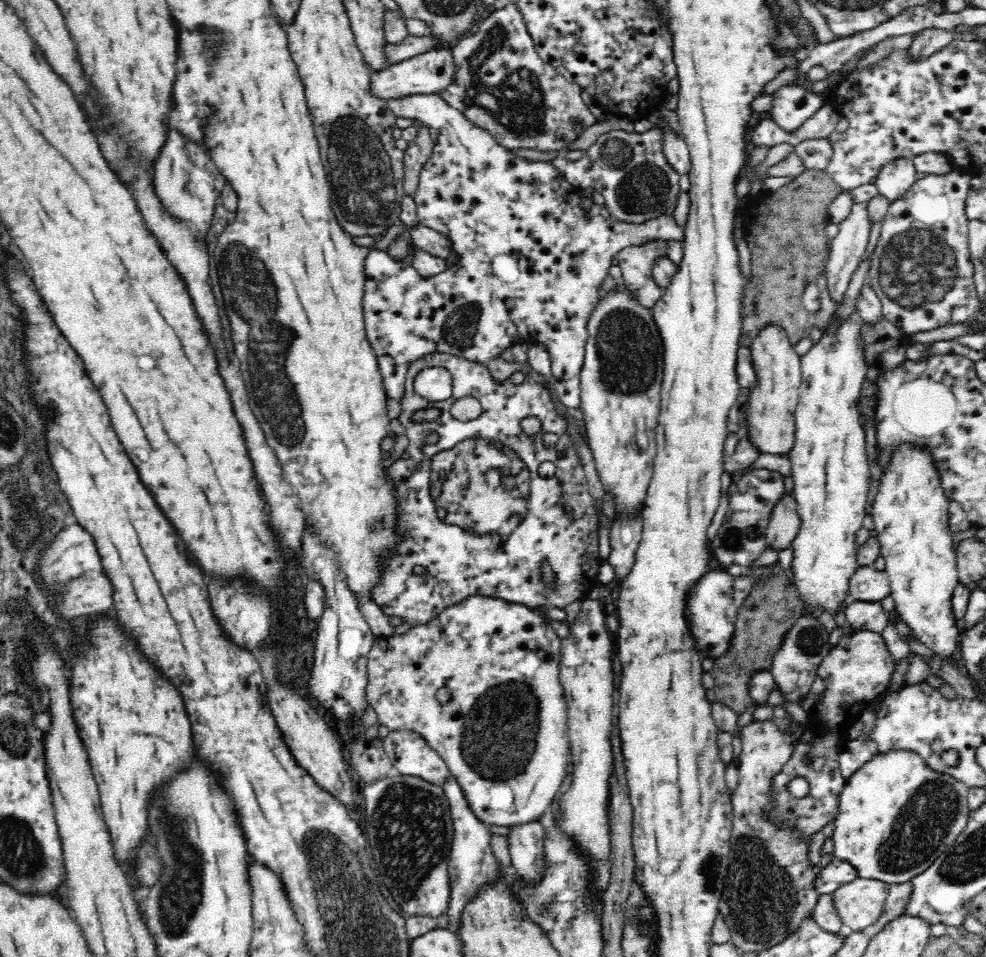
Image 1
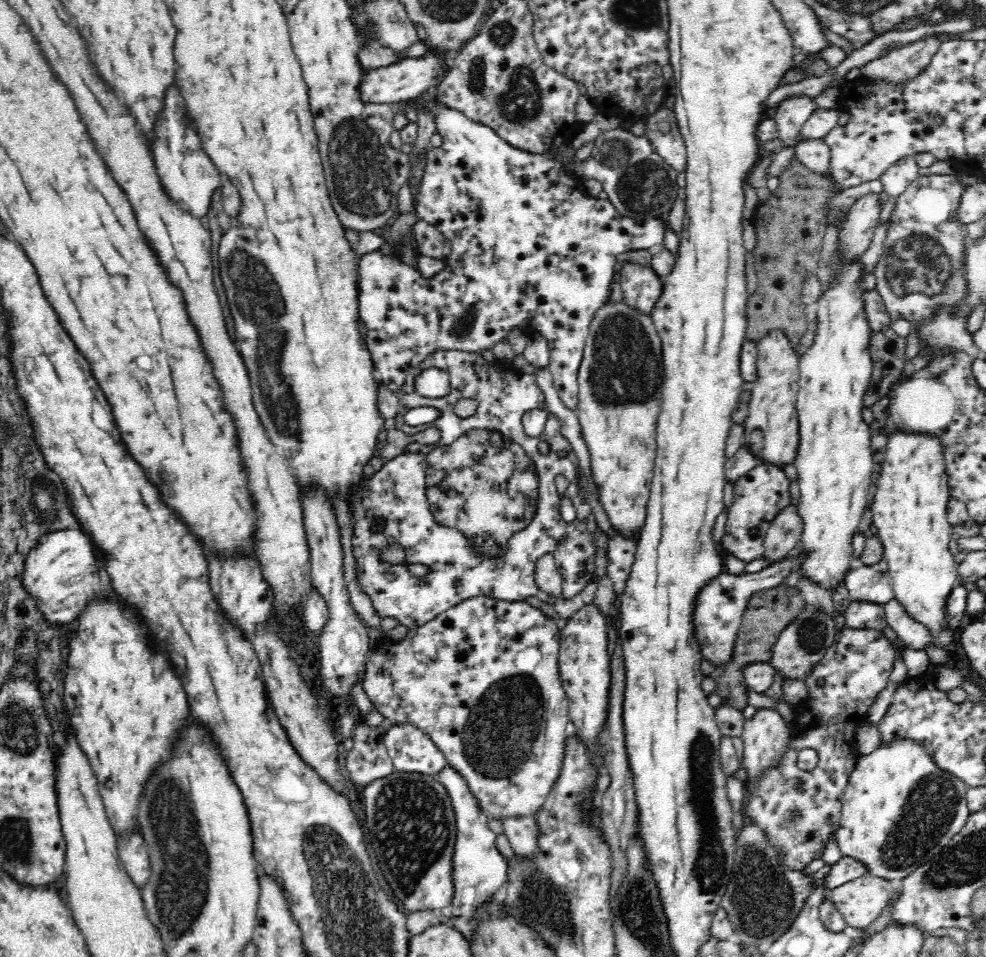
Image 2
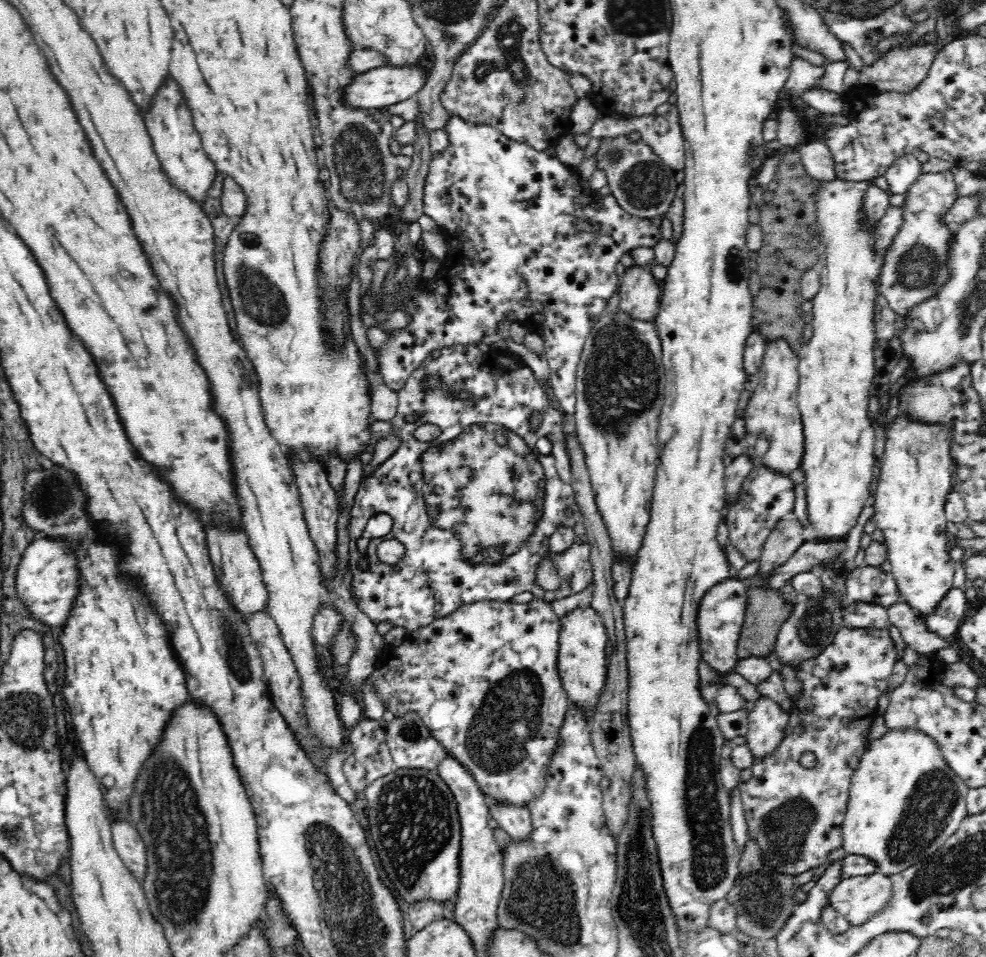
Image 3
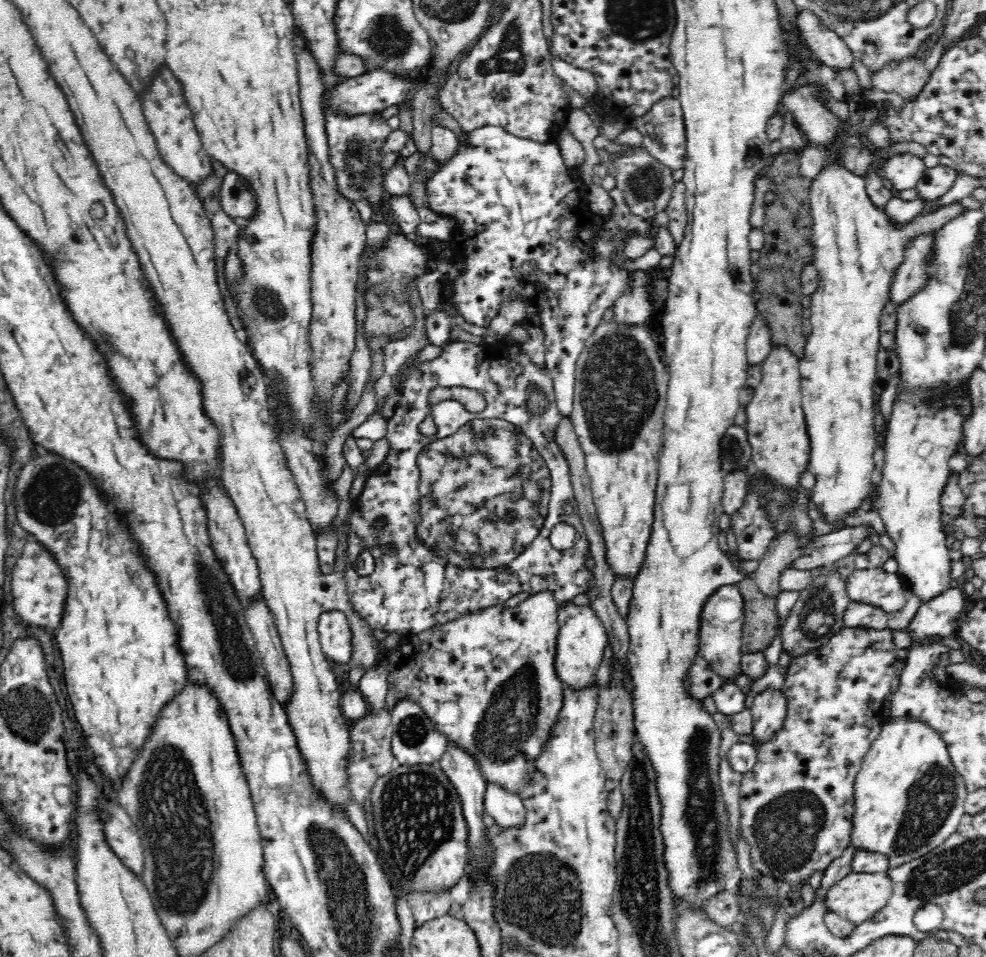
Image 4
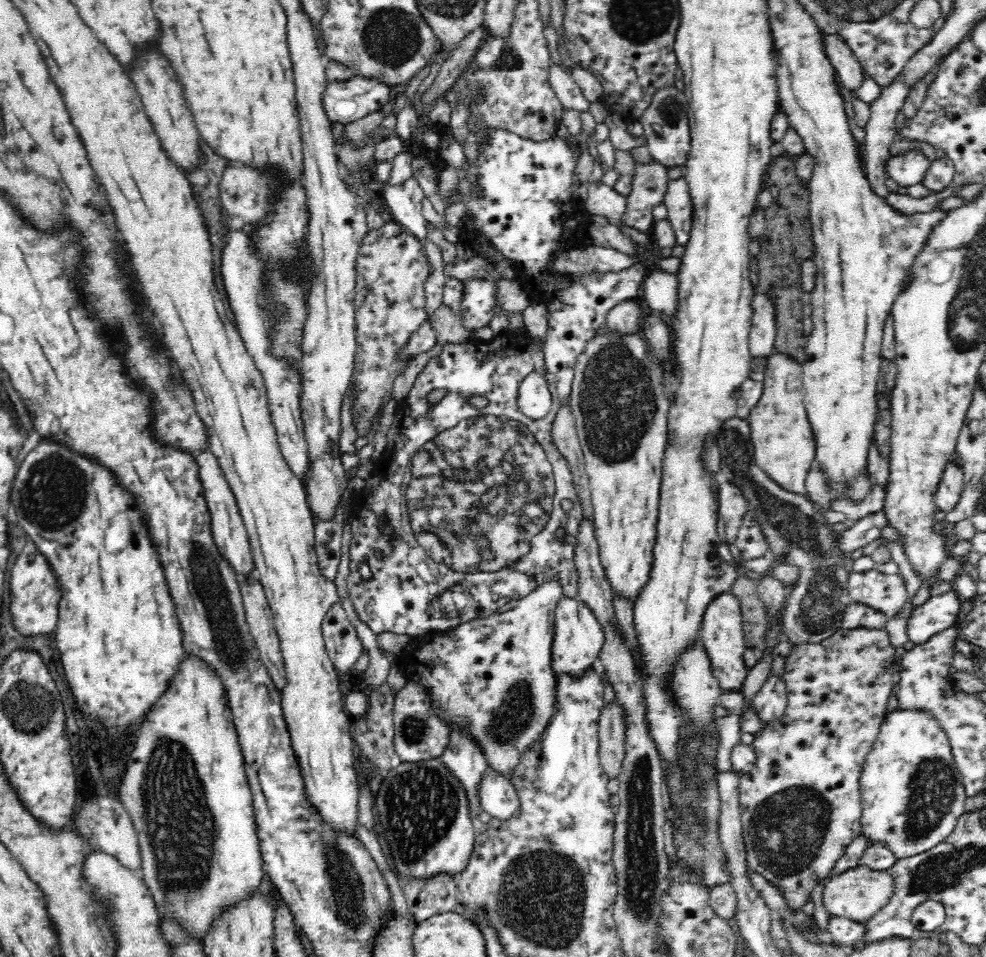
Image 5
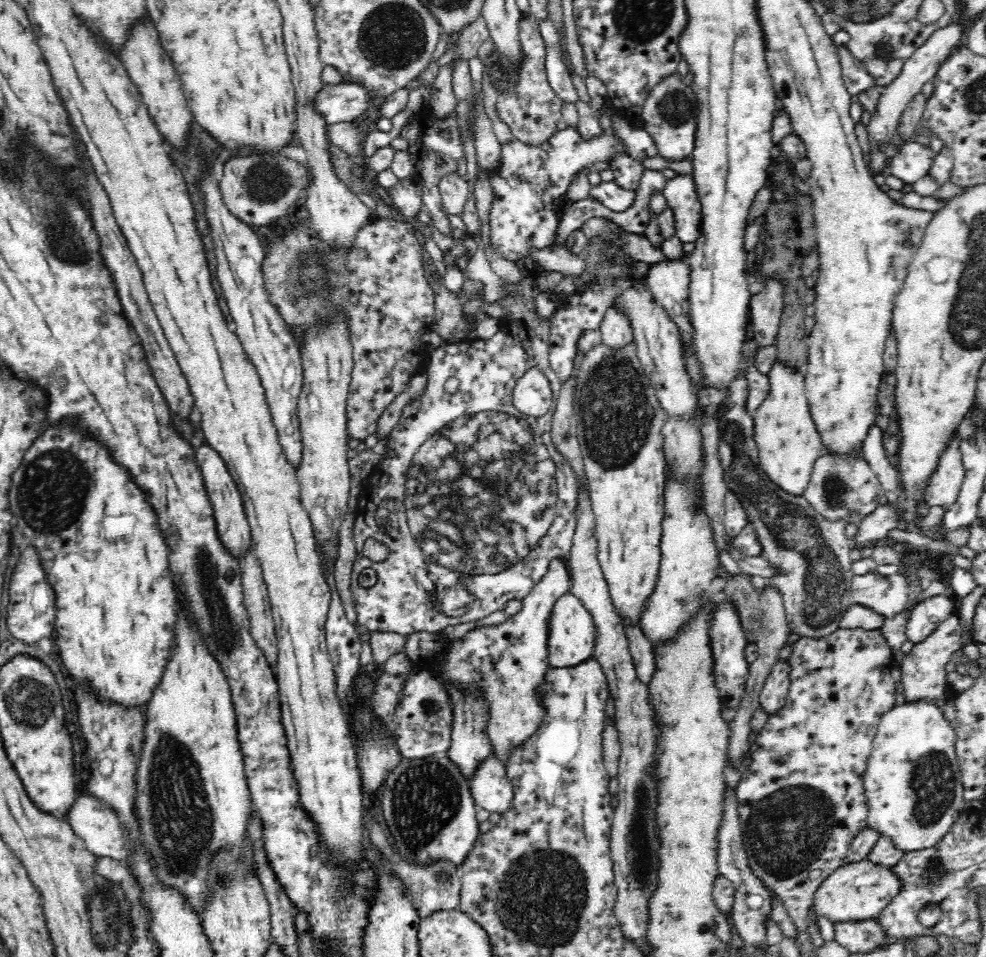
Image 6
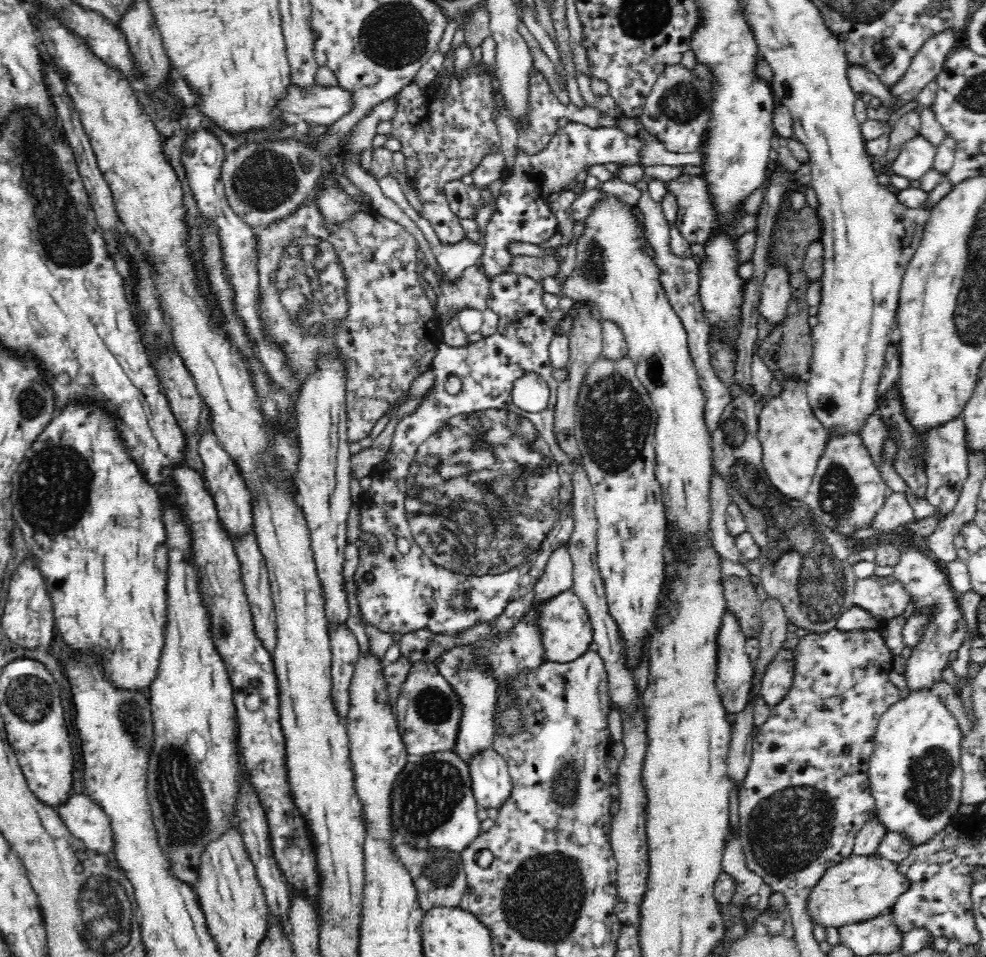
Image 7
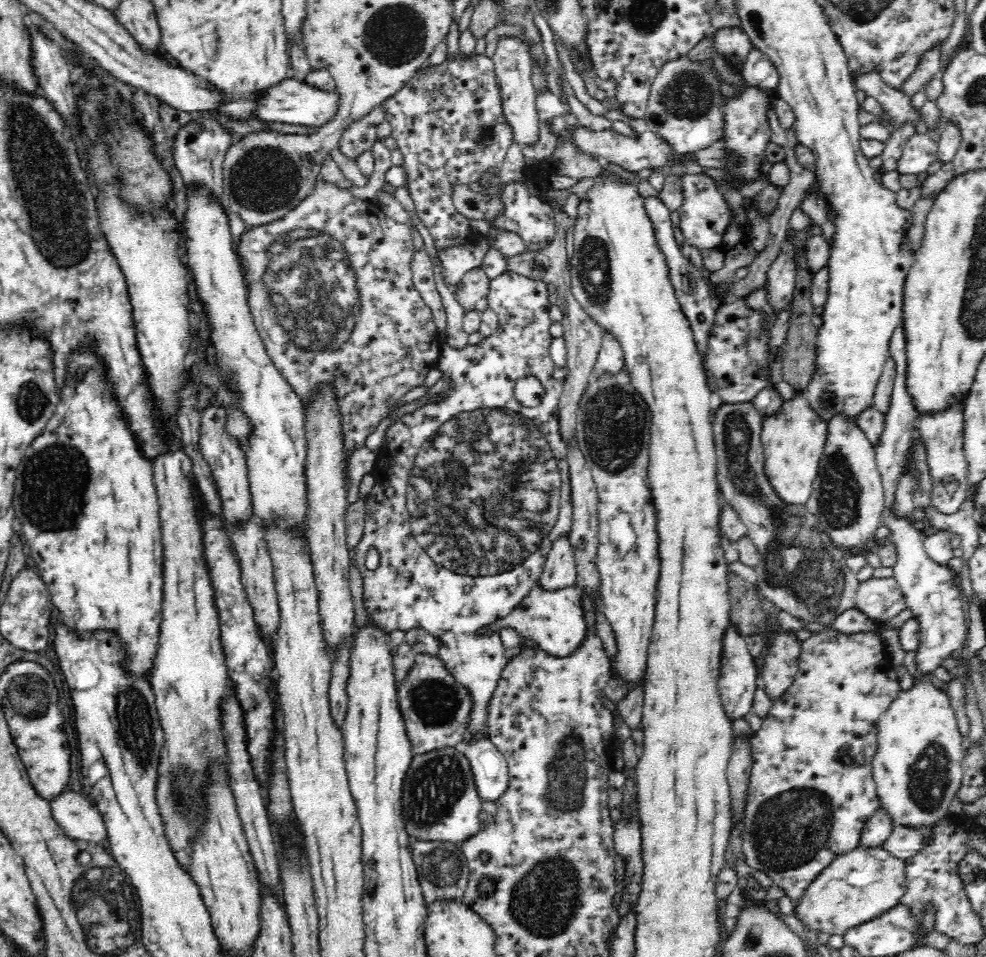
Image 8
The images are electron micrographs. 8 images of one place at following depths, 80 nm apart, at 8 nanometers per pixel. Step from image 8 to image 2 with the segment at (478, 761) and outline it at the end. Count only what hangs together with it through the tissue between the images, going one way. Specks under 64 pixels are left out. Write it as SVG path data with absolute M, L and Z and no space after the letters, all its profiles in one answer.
M506 815L500 819L514 854L525 857L537 851L538 825L532 815Z

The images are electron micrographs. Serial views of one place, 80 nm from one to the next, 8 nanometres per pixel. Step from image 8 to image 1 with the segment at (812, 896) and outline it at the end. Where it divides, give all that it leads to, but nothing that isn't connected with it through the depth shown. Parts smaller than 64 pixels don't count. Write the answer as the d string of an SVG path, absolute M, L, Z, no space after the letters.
M858 877L831 892L845 930L860 933L876 922L882 914L890 887L878 879Z

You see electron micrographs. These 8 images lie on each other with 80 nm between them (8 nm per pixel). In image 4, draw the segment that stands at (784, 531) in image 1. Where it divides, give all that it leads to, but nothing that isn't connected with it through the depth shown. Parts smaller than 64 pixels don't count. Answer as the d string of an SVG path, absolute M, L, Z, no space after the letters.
M791 532L773 539L752 575L763 596L776 600L782 594L781 572L795 559L796 550L797 538Z

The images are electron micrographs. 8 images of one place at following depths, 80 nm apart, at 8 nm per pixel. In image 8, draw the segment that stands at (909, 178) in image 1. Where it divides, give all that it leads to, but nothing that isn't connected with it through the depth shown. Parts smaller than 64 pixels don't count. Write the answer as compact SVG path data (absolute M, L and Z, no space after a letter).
M916 132L906 141L897 171L902 175L925 174L937 156L937 141L928 133Z

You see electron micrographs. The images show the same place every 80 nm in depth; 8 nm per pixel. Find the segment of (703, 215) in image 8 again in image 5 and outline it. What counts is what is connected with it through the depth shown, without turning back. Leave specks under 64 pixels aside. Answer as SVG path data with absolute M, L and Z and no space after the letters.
M684 177L669 180L663 200L668 209L667 219L670 220L675 233L675 243L682 246L686 246L693 234L692 214L695 207L690 189Z

